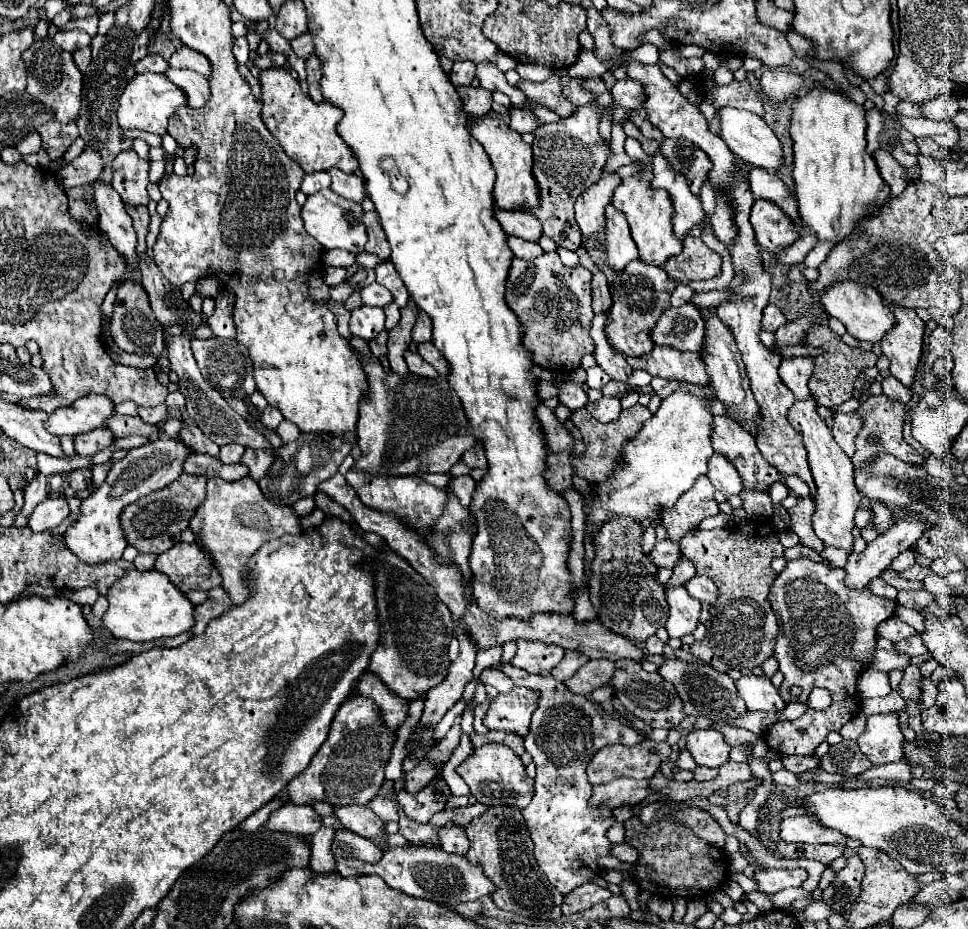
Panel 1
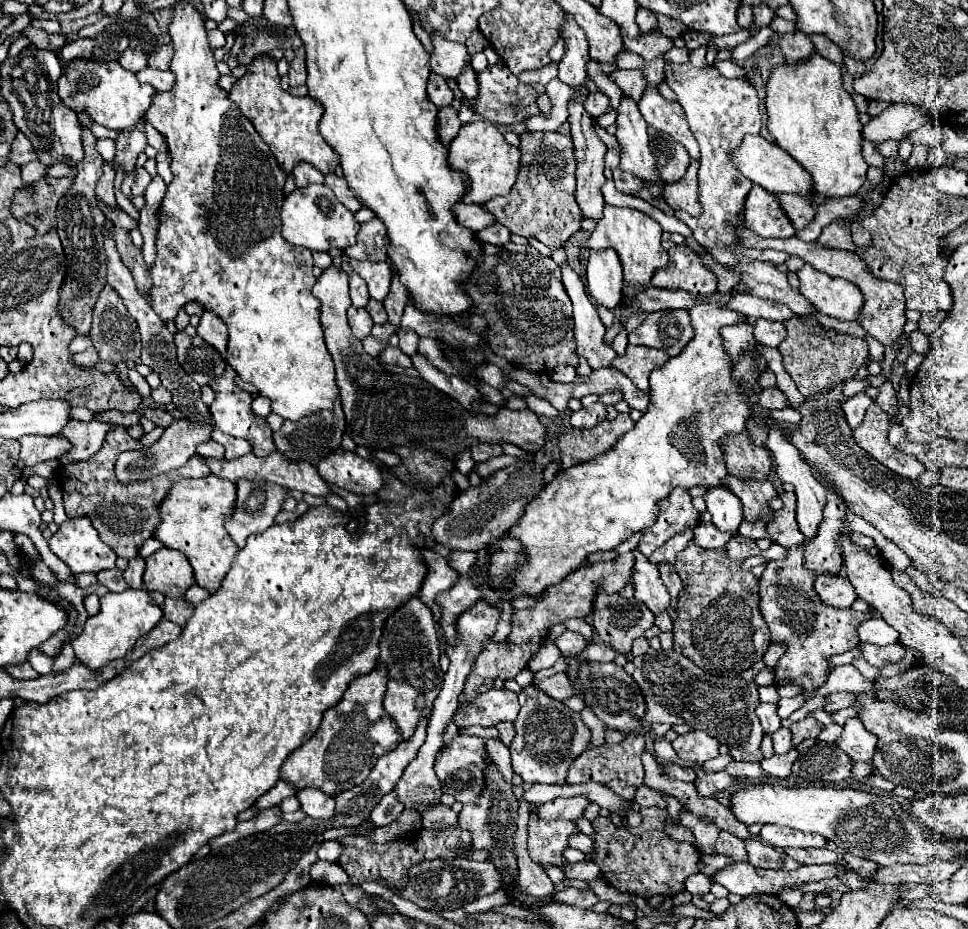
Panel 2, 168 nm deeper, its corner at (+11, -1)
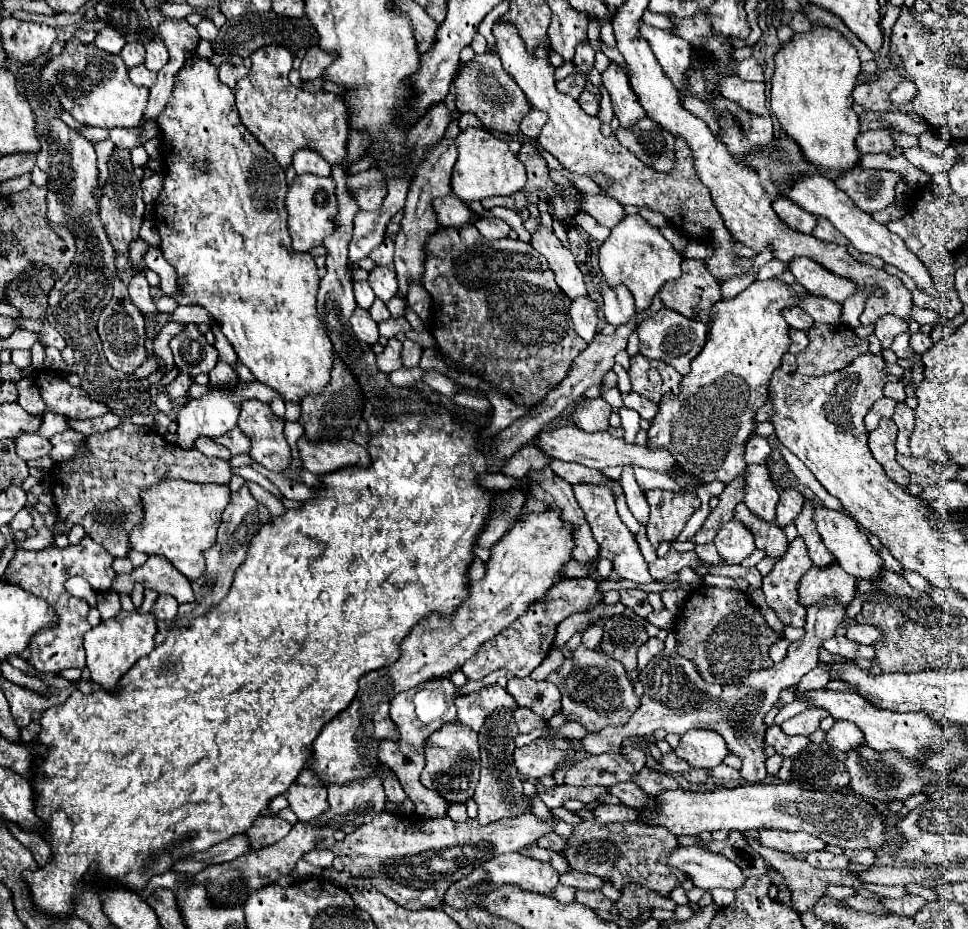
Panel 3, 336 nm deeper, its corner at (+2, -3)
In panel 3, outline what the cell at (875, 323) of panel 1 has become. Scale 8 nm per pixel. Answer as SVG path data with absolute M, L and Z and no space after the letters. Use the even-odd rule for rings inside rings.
M794 258L790 262L790 272L794 274L796 282L802 284L810 294L814 296L826 296L832 302L844 302L852 292L856 290L852 280L846 280L842 276L832 274L830 270L822 268L822 264L810 260L810 258Z

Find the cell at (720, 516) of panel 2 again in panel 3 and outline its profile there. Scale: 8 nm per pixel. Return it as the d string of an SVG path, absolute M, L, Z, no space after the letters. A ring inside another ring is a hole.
M734 520L722 524L722 528L714 538L714 544L724 564L740 564L756 550L754 538L750 536L750 532Z

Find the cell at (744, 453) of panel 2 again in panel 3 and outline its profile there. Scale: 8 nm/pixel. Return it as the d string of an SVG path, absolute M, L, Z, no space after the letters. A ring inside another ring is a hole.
M764 464L748 466L748 478L746 478L744 492L746 492L744 504L748 506L748 510L766 522L772 522L776 504L778 504L778 490L772 484L770 470Z

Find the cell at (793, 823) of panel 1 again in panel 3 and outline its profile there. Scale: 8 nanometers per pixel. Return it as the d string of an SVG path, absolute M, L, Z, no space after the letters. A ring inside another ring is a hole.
M762 830L760 844L766 848L774 848L788 854L808 854L814 850L822 850L826 844L816 840L806 832L782 832L782 830Z

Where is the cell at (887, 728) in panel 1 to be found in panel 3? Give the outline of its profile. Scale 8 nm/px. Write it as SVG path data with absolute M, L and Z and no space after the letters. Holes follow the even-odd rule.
M838 720L826 732L824 742L828 742L830 746L834 746L834 748L838 748L842 752L848 752L850 748L856 748L856 746L864 744L864 736L862 736L862 732L854 724L850 724L846 720Z

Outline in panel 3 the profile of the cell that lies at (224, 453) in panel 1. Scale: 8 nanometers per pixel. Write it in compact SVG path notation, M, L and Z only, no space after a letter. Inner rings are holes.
M200 436L196 442L194 442L194 448L200 450L204 456L214 456L214 458L222 458L222 460L230 460L232 454L228 448L216 444L212 438L206 438L206 436Z

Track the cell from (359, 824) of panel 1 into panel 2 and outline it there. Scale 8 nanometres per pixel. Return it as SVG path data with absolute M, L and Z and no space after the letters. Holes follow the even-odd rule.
M305 788L297 792L297 798L301 802L301 810L311 818L323 818L329 820L335 814L335 802L331 796L323 794L317 788Z

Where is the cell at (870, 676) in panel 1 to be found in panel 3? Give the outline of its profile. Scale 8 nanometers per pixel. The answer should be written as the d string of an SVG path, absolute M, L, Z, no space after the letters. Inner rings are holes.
M808 708L808 710L800 712L798 716L786 720L780 728L782 728L784 732L788 732L790 736L792 736L792 734L794 734L794 736L808 736L808 734L812 734L814 730L818 730L818 722L820 722L822 718L826 718L826 716L828 716L828 712L822 710L822 708Z

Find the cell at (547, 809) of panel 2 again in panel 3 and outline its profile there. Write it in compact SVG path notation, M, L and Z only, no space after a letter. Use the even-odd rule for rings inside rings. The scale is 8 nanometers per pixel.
M382 812L370 824L348 834L346 840L336 842L330 850L334 852L334 868L338 872L346 870L354 878L370 878L372 886L396 904L404 908L440 908L450 884L456 884L478 864L494 856L534 844L546 832L552 832L552 824L540 822L532 812L488 826L482 826L478 820L454 822L448 816L402 818Z

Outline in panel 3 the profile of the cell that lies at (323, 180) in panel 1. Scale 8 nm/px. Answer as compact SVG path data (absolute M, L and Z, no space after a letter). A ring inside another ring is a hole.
M300 148L298 152L294 152L294 160L292 166L296 170L296 174L316 174L316 176L330 176L330 164L318 156L318 152L310 150L310 148Z

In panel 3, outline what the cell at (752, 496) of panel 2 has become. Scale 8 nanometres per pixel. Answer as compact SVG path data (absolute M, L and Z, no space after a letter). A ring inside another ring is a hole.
M738 504L738 508L734 508L732 520L738 520L740 524L744 524L752 532L756 548L760 548L766 554L766 558L778 560L786 554L788 542L786 542L782 528L776 522L762 522L758 516L754 516L746 508L746 504Z

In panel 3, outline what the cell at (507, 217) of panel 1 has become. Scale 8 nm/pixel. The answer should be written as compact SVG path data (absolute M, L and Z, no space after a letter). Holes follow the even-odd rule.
M448 194L446 198L432 200L432 206L434 206L434 212L436 212L438 222L442 226L456 226L458 228L458 226L470 224L472 210L462 200L458 200L458 196L454 196L454 194Z

